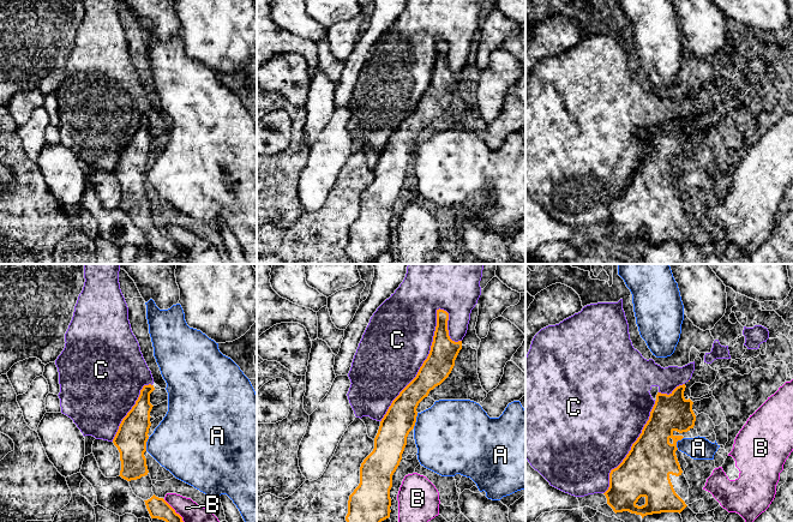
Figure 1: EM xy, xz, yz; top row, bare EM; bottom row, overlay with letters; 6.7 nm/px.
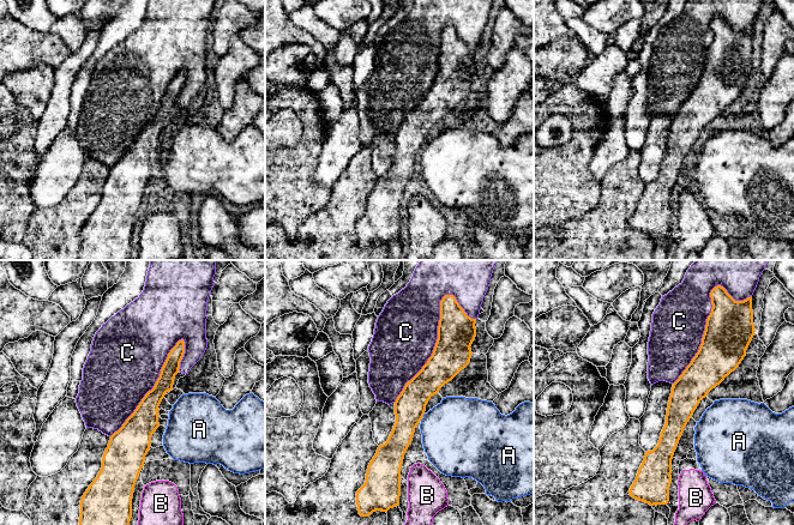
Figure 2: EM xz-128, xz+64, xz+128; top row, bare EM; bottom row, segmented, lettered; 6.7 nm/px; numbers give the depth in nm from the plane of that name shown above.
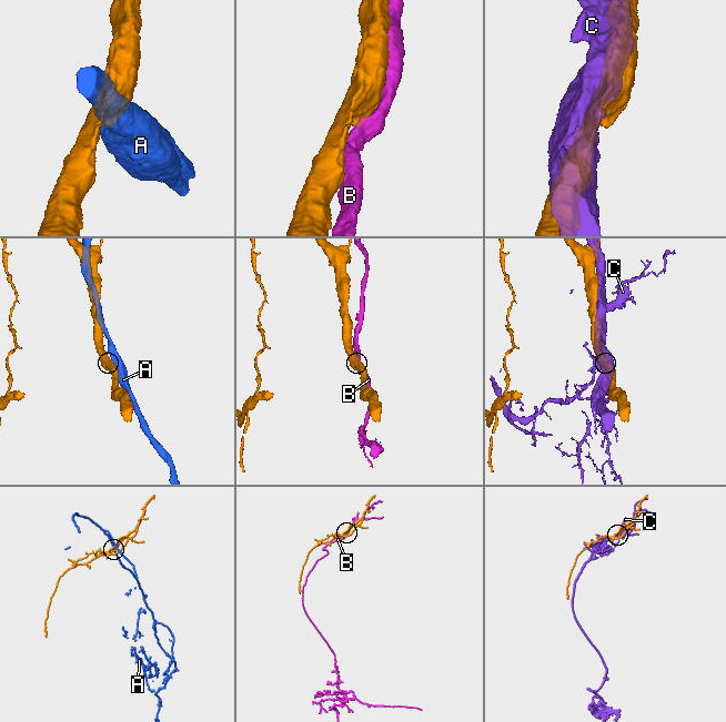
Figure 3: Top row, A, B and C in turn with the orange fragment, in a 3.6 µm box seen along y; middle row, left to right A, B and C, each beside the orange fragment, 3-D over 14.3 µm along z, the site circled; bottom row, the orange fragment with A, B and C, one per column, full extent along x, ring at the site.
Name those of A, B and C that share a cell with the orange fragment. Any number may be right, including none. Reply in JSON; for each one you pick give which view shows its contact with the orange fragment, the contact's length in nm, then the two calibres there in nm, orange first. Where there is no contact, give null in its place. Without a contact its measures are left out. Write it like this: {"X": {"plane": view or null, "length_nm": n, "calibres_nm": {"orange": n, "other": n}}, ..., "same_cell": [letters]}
{"same_cell": []}

